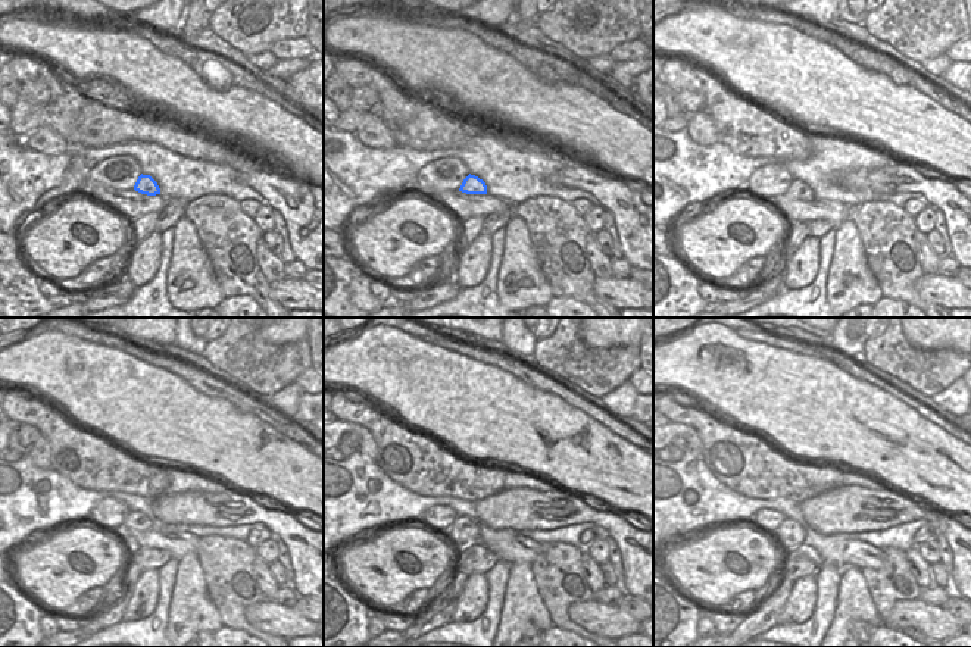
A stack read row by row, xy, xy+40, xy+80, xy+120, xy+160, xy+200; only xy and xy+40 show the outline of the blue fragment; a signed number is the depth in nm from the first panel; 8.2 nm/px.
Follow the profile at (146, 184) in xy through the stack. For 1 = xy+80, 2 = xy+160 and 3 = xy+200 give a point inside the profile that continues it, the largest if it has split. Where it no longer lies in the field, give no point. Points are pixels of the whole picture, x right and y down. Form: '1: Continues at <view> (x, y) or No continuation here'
1: Continues at xy+80 (798, 190)
2: Continues at xy+160 (464, 531)
3: Continues at xy+200 (789, 534)

